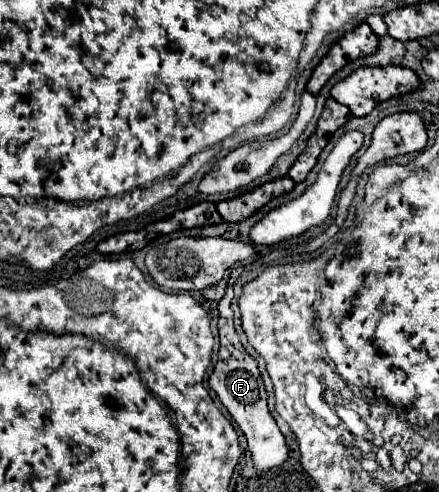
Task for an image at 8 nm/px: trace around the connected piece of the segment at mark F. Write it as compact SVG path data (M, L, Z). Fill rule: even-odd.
M227 286L225 296L219 302L219 360L213 368L213 374L209 376L209 386L211 390L219 396L231 418L237 422L239 430L247 436L249 450L255 462L257 470L267 470L275 468L281 462L285 462L289 448L285 446L285 438L279 432L273 416L267 410L267 392L257 368L257 360L247 354L243 348L235 326L233 326L233 310L231 310L231 300L233 300L233 286Z

